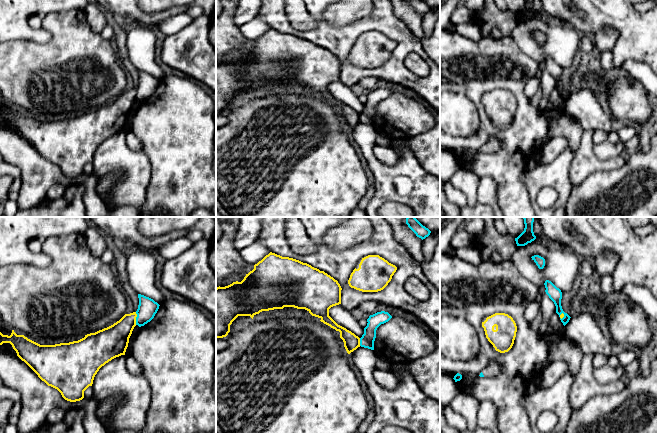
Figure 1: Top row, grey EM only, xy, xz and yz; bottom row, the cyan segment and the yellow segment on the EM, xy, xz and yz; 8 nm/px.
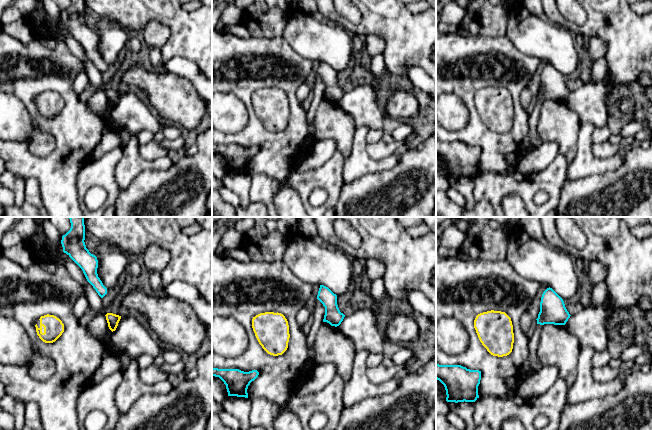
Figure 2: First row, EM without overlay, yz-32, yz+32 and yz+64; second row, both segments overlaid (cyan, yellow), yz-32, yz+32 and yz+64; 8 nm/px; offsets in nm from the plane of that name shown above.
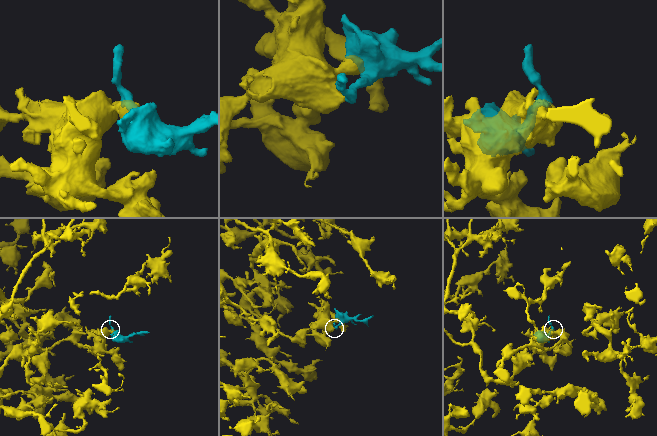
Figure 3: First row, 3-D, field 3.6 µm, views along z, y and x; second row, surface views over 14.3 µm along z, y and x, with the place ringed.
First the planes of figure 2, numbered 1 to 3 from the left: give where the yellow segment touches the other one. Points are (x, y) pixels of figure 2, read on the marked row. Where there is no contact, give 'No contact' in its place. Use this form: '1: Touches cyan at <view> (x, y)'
1: No contact
2: No contact
3: No contact

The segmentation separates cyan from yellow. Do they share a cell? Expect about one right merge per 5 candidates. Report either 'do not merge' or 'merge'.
do not merge

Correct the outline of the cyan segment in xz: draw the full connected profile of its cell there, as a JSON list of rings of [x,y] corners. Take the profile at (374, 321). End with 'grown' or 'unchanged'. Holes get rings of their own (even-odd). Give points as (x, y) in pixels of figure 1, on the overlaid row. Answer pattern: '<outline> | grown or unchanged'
[[[385,311],[377,312],[370,315],[367,319],[367,326],[364,328],[364,334],[360,338],[360,346],[374,350],[374,341],[376,338],[377,328],[386,322],[388,322],[392,316]]] | unchanged

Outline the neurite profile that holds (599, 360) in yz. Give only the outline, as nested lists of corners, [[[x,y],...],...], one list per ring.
[[[595,354],[593,358],[593,367],[600,368],[608,363],[608,356],[603,354]]]

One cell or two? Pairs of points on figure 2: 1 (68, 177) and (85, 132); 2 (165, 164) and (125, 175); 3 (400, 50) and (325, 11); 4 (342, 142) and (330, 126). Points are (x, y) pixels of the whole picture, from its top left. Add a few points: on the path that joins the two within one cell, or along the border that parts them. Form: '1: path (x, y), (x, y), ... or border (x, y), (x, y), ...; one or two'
1: path (68, 166), (68, 161), (76, 150), (76, 143); one
2: path (155, 165), (135, 165); one
3: path (384, 31), (380, 27), (350, 27), (344, 23); one
4: path (342, 138), (334, 130); one

